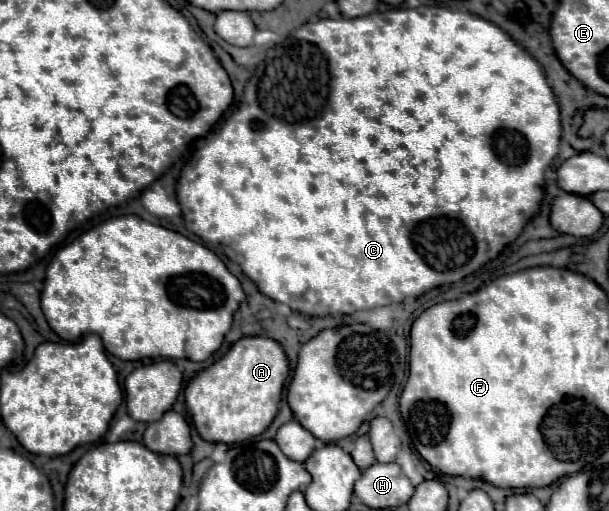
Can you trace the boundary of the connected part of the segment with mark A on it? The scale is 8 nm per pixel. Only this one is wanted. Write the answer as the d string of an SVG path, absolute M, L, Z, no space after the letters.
M243 337L211 367L195 373L185 387L185 405L197 433L211 443L241 443L261 435L279 409L289 363L275 339Z

